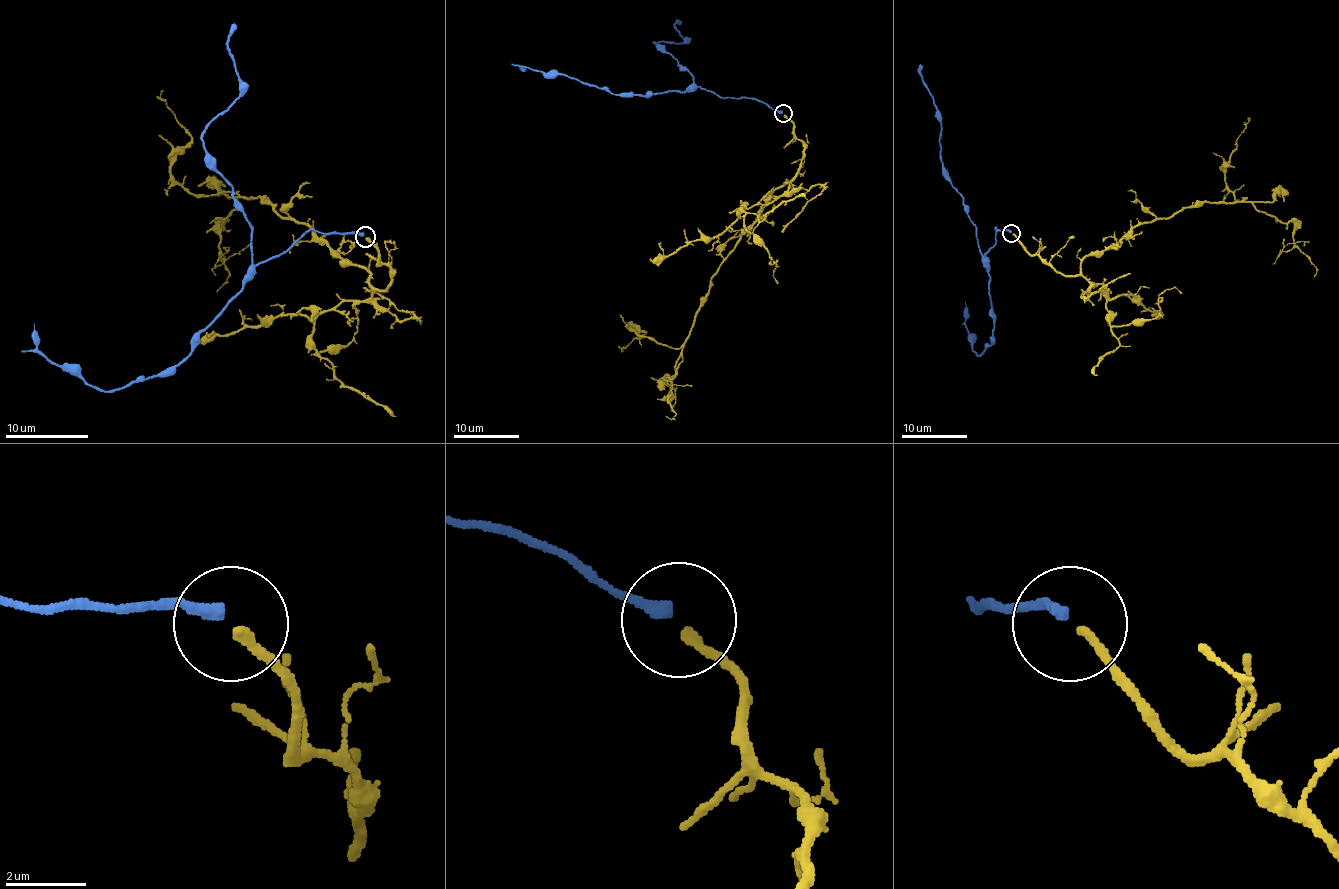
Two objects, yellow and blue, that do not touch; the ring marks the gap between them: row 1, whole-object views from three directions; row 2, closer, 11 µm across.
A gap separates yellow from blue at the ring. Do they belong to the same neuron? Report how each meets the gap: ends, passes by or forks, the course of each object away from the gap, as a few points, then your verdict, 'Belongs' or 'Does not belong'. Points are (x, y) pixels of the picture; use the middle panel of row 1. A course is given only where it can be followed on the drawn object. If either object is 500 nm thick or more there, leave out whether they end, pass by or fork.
At the ring yellow ends. At the ring blue ends. Course of yellow: (784, 114), (804, 144), (797, 175), (740, 235), (685, 342), (672, 349), (630, 327), (645, 332), (623, 350). Course of blue: (782, 113), (756, 99), (720, 98), (695, 86), (684, 91), (641, 96), (612, 95), (589, 83), (522, 67). Does not belong

